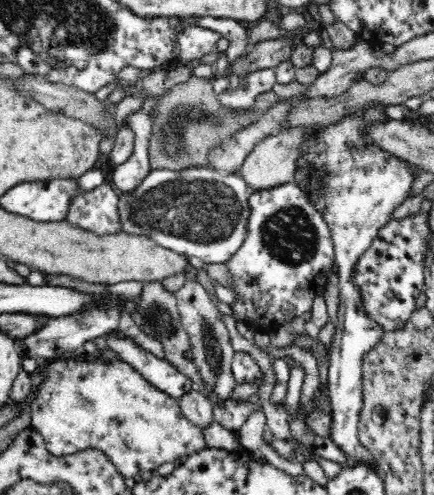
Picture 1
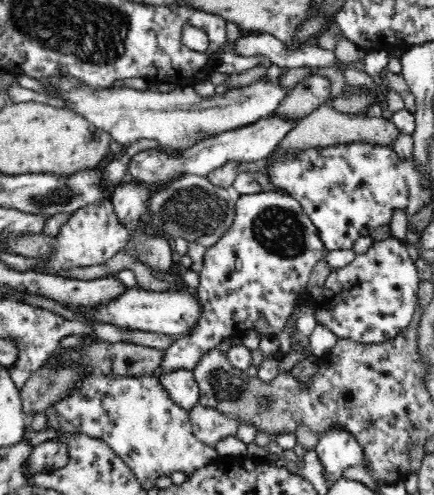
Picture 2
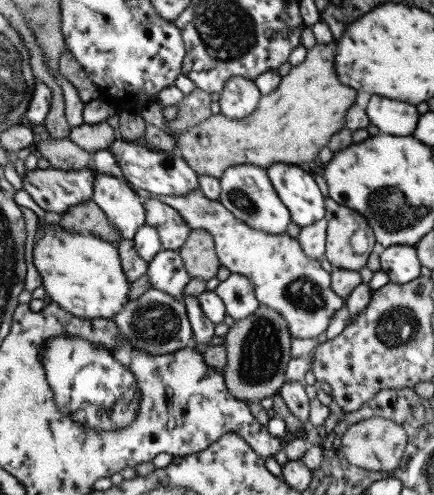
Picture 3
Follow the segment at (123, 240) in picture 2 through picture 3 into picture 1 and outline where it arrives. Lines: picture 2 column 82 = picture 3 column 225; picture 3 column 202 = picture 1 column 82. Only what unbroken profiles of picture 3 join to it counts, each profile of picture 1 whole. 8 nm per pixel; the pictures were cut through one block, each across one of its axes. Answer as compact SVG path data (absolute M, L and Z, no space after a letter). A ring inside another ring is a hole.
M106 182L98 184L96 188L82 190L78 198L72 200L70 212L66 220L74 226L84 230L96 232L100 236L120 232L116 204L118 204L118 190Z

